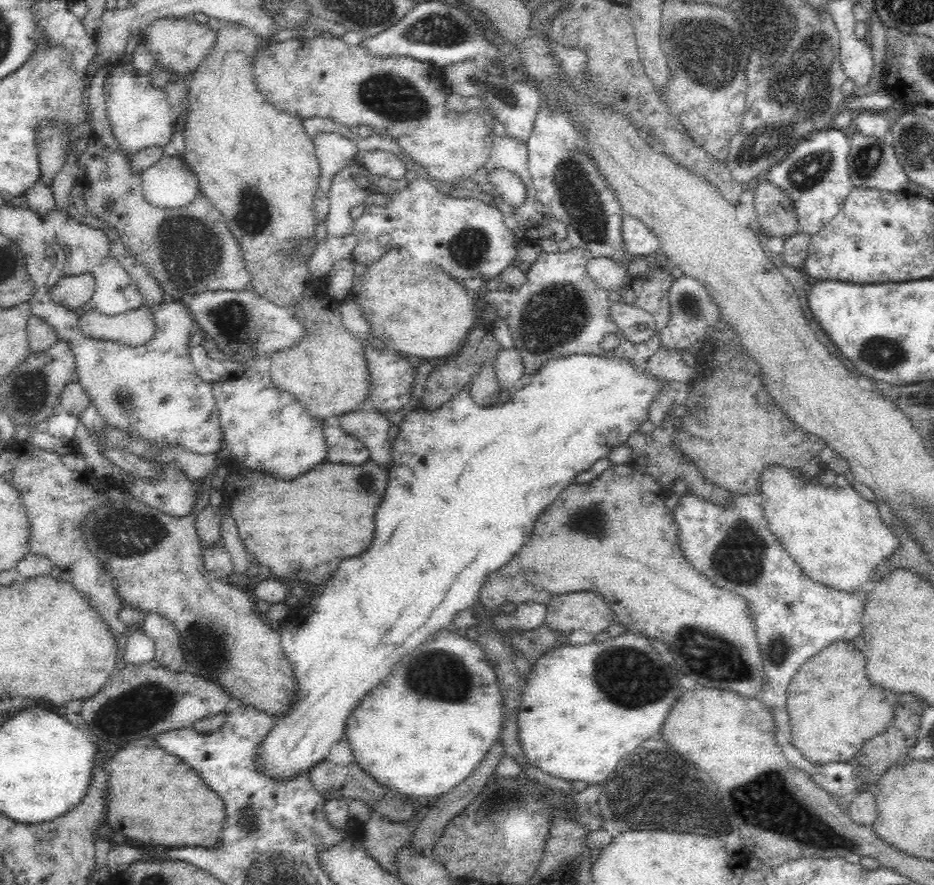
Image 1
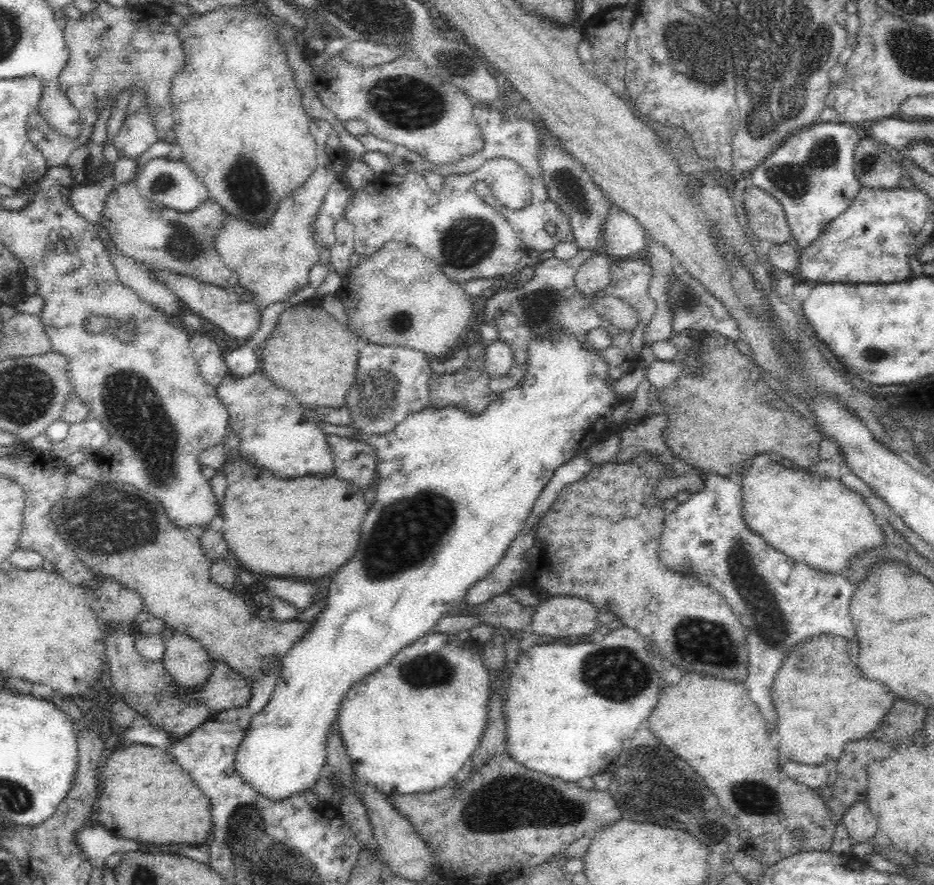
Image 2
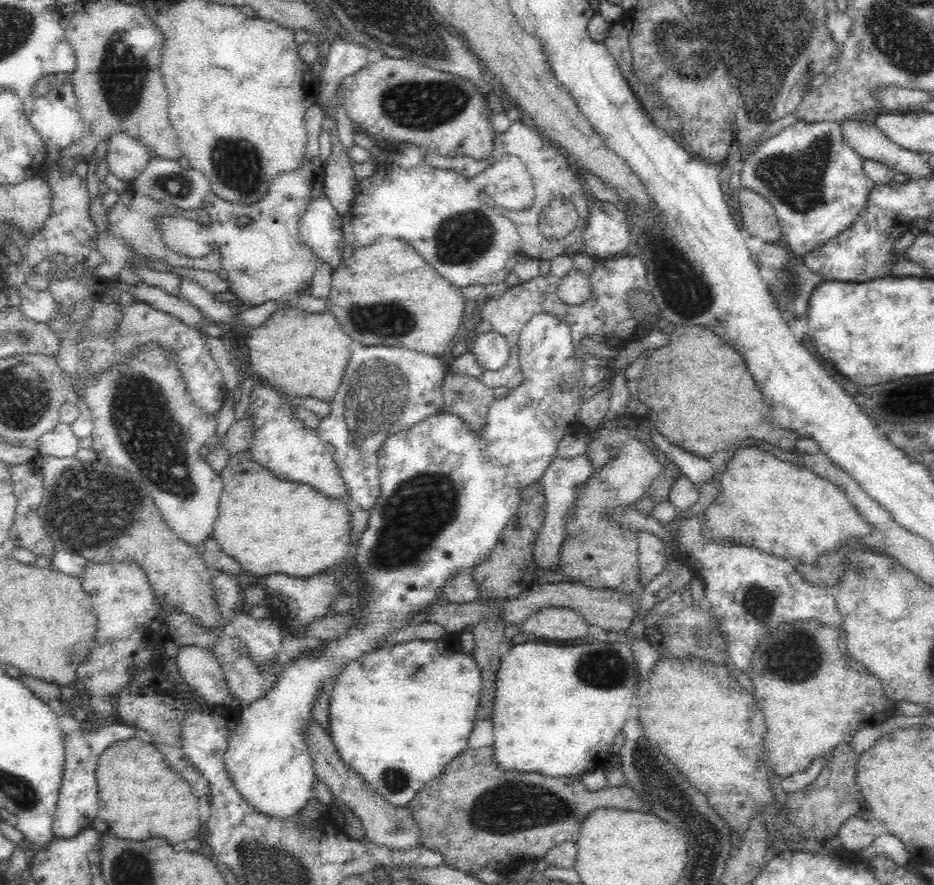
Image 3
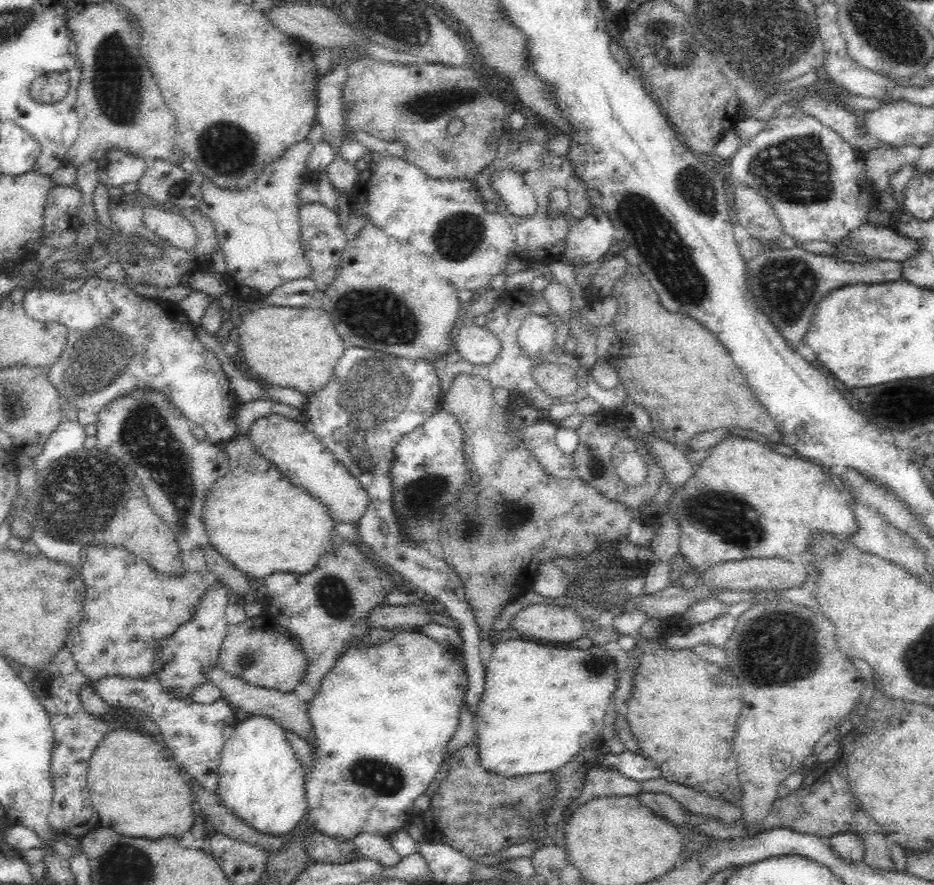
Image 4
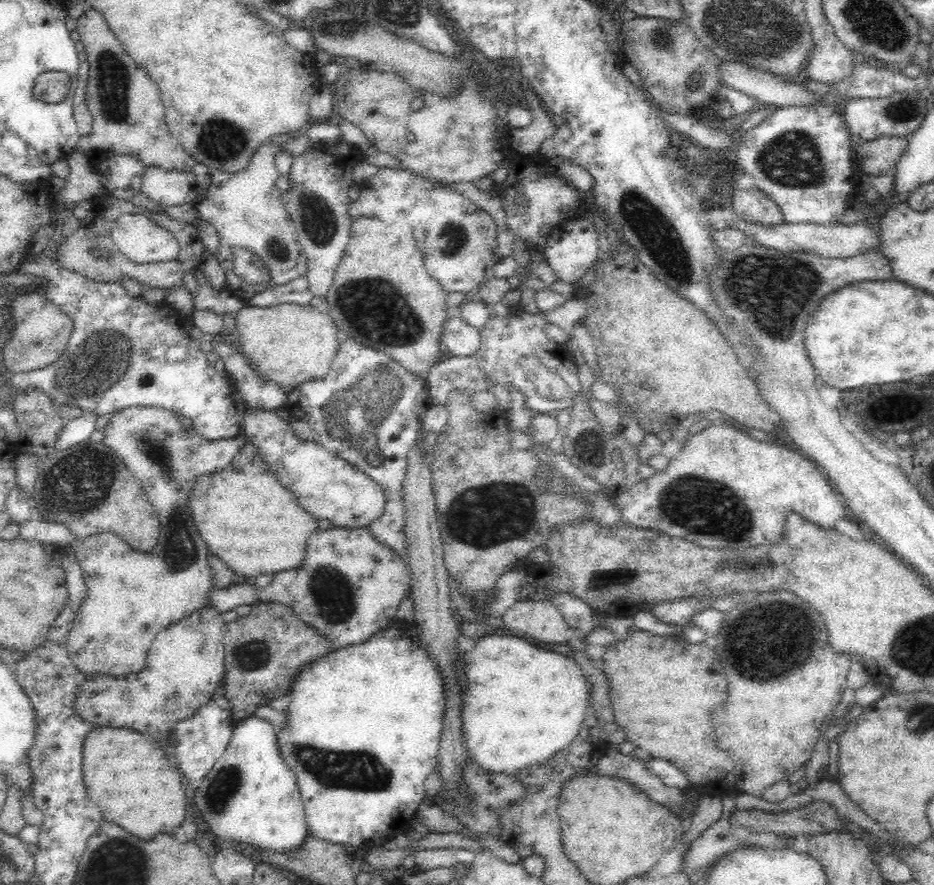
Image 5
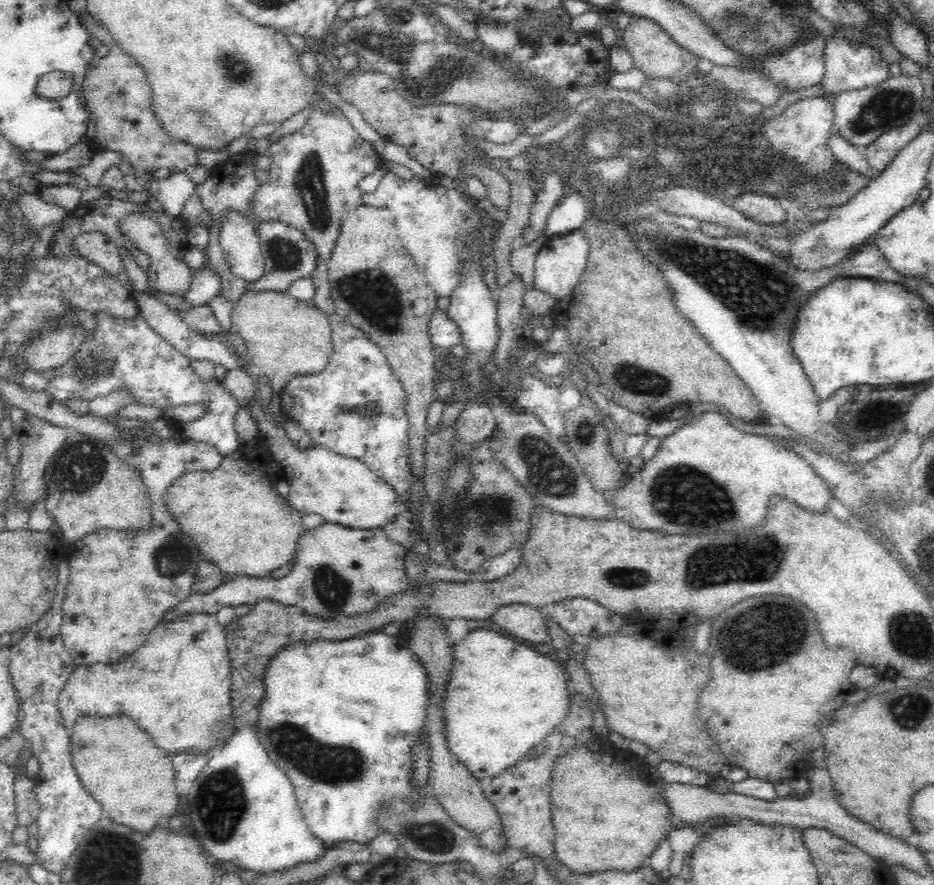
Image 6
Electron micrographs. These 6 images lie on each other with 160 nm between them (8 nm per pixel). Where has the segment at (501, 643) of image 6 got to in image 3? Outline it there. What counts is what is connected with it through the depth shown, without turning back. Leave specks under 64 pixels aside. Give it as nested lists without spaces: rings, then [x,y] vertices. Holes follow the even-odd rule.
[[[634,631],[620,632],[607,642],[550,645],[514,641],[509,653],[502,655],[497,672],[493,708],[493,751],[496,762],[506,770],[537,772],[544,776],[573,776],[604,769],[614,754],[612,745],[623,728],[634,700],[640,698],[641,680],[634,656]]]

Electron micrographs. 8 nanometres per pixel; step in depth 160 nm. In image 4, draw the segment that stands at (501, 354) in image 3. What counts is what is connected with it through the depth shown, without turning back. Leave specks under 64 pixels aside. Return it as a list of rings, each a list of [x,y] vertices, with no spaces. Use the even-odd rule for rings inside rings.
[[[468,323],[458,330],[455,342],[454,350],[460,352],[462,358],[468,361],[470,365],[492,364],[502,352],[500,339],[495,333],[485,326],[472,323]]]

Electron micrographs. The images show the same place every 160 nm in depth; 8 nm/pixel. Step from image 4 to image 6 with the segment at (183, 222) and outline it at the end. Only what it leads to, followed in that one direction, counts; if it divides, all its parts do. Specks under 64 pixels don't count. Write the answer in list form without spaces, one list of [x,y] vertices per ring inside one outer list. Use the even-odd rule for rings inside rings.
[[[133,213],[120,218],[116,227],[118,227],[120,235],[128,237],[136,249],[140,249],[142,253],[146,253],[150,257],[151,263],[147,276],[152,289],[182,297],[187,293],[194,271],[190,271],[190,267],[184,261],[174,258],[170,252],[169,240],[166,238],[164,228],[156,219],[142,213]]]

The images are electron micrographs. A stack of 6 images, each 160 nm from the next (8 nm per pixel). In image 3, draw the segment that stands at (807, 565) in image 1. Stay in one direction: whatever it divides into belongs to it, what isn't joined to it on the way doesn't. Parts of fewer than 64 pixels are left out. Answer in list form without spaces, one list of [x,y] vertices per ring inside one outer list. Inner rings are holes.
[[[756,445],[738,448],[720,478],[720,496],[707,507],[703,516],[703,536],[707,538],[755,546],[766,554],[809,566],[816,565],[830,551],[842,546],[846,539],[856,540],[871,532],[872,526],[836,484],[802,465],[782,461]]]

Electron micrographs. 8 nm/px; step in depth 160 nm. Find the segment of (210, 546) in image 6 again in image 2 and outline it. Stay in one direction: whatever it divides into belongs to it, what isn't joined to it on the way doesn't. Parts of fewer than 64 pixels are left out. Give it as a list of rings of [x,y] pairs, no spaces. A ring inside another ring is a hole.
[[[239,457],[226,461],[222,471],[226,475],[227,488],[220,531],[239,564],[252,574],[278,574],[282,578],[294,576],[315,580],[340,568],[354,556],[360,542],[362,522],[370,508],[364,501],[364,491],[338,479],[335,474],[326,477],[316,474],[296,479],[280,479],[270,474],[270,471],[256,468],[254,464]]]

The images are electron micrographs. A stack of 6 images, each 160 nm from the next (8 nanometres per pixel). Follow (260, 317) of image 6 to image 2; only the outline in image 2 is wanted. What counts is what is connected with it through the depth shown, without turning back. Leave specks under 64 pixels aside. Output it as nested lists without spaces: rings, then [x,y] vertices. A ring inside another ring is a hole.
[[[307,302],[294,305],[280,314],[275,330],[267,338],[260,367],[276,387],[290,393],[305,411],[342,408],[348,390],[358,381],[359,350],[356,340],[357,336],[353,332],[320,306]]]

